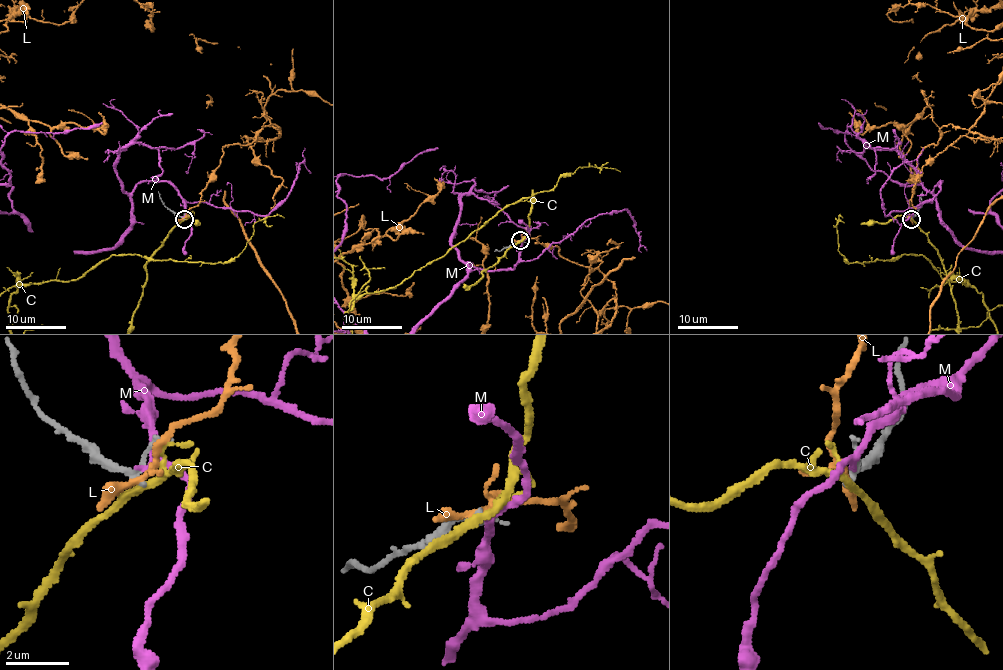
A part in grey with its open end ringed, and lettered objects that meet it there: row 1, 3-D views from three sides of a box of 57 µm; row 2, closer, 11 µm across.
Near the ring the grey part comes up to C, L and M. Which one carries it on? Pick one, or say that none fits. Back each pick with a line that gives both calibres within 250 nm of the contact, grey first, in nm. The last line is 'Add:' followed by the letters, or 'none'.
Add: none

